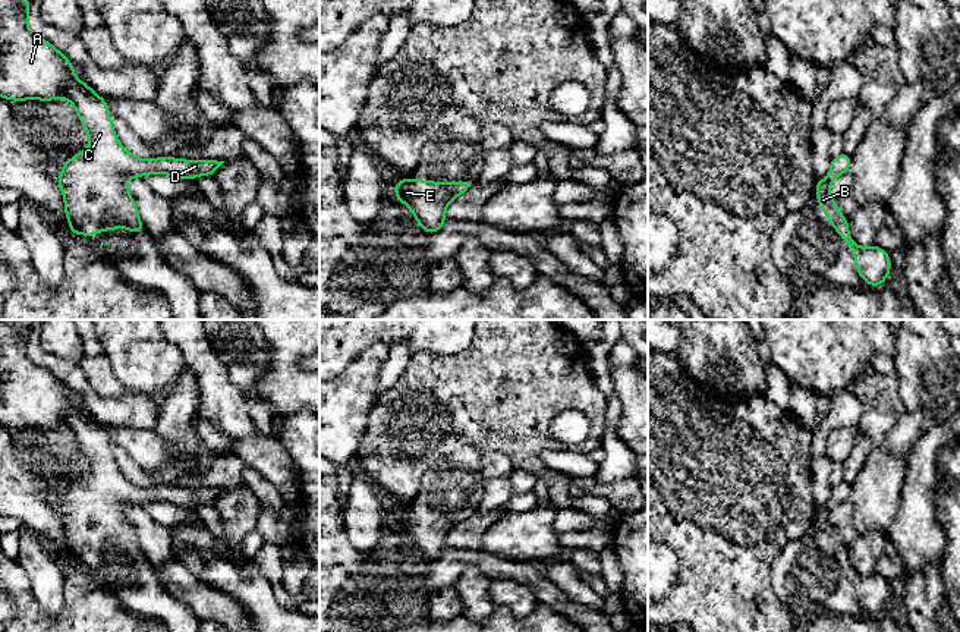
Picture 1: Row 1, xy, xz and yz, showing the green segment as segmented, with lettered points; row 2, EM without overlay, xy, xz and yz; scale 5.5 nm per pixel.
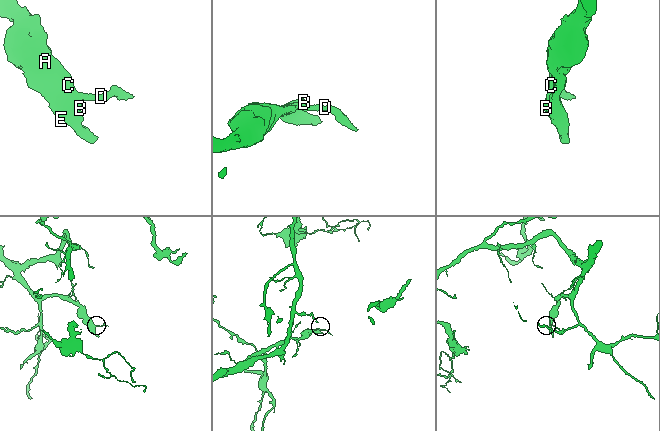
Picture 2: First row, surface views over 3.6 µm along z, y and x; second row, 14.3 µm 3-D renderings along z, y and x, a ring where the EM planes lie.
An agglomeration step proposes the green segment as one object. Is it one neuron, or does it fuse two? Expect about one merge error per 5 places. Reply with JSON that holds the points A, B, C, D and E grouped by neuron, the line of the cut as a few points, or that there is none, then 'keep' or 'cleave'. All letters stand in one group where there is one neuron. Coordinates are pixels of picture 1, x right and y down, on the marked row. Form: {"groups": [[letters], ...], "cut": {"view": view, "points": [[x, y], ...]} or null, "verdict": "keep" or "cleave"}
{"groups": [["A", "B", "C", "D", "E"]], "cut": null, "verdict": "keep"}

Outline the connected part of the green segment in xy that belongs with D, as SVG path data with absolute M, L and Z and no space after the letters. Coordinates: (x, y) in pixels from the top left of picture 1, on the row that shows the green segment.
M0 0L0 98L67 98L88 133L91 145L67 160L57 183L64 198L70 235L91 238L103 230L126 227L142 233L135 201L125 182L144 174L180 179L213 176L224 163L157 157L142 160L119 142L106 98L73 73L73 63L48 41L28 29L31 0Z

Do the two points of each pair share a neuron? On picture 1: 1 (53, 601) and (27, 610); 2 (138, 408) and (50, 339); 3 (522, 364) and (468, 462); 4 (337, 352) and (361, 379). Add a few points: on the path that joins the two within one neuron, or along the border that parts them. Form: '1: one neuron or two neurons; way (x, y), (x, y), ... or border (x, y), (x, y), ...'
1: two neurons; border (37, 606), (47, 616)
2: two neurons; border (44, 349), (76, 364)
3: two neurons; border (481, 453), (472, 447), (460, 447), (443, 462)
4: two neurons; border (375, 343), (364, 348), (334, 379)

